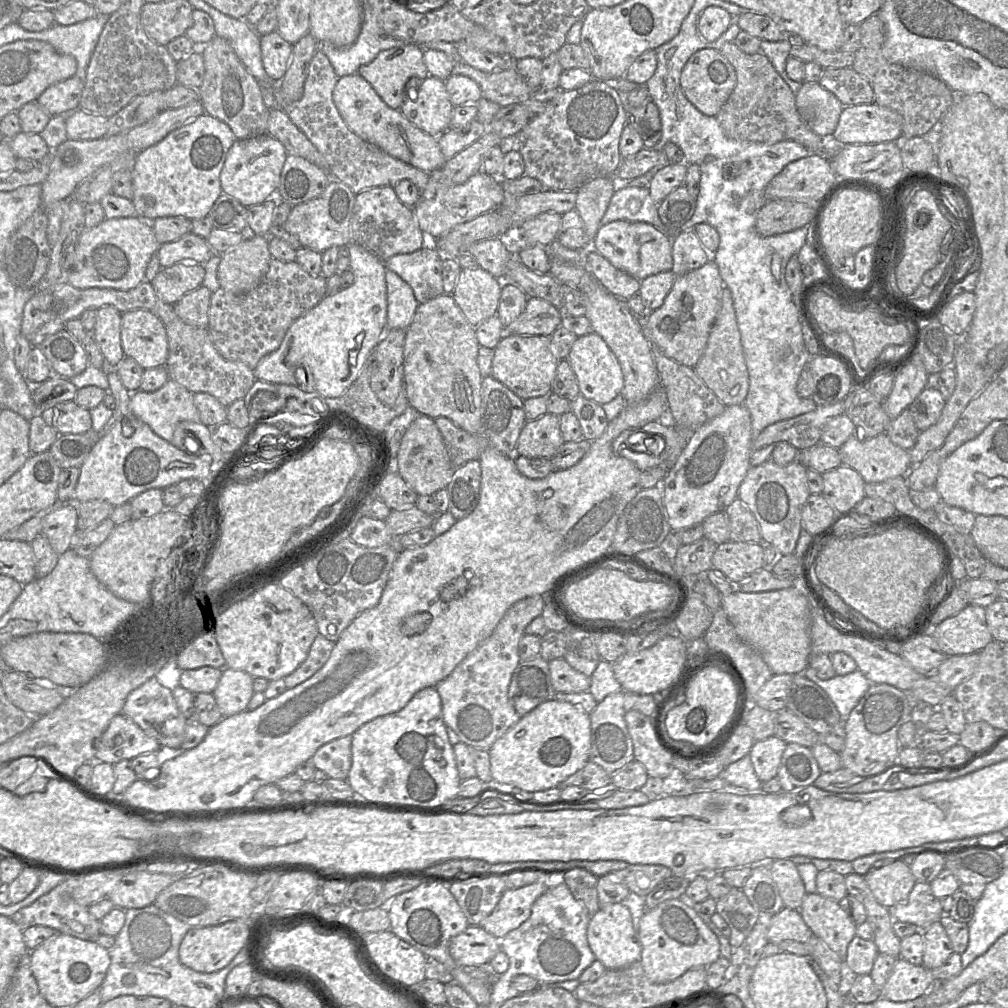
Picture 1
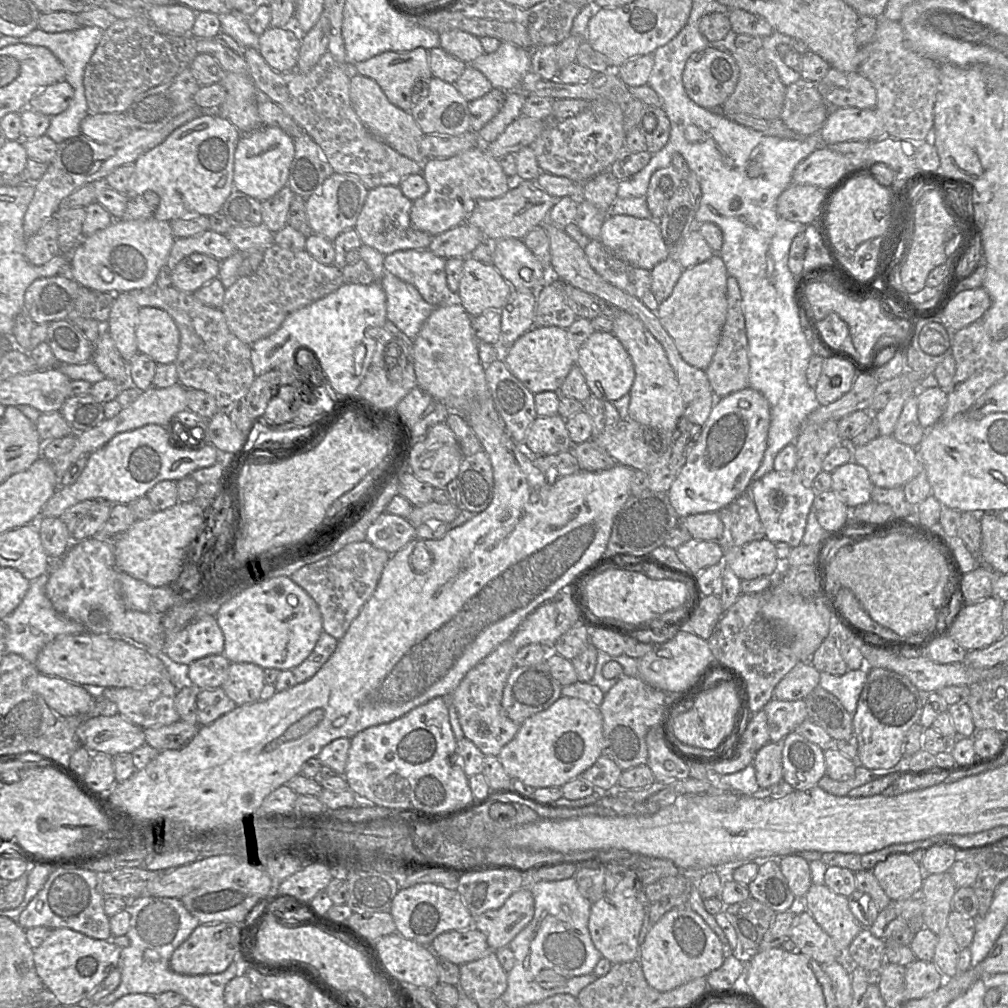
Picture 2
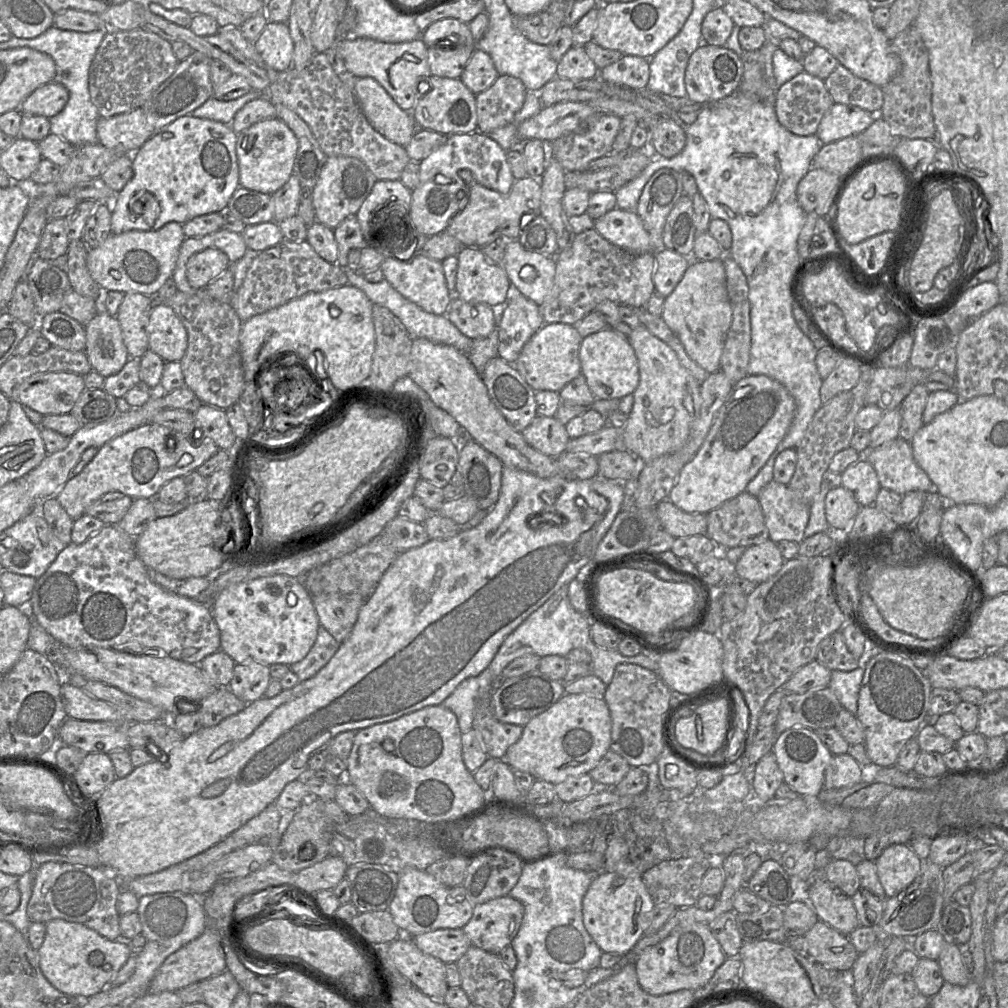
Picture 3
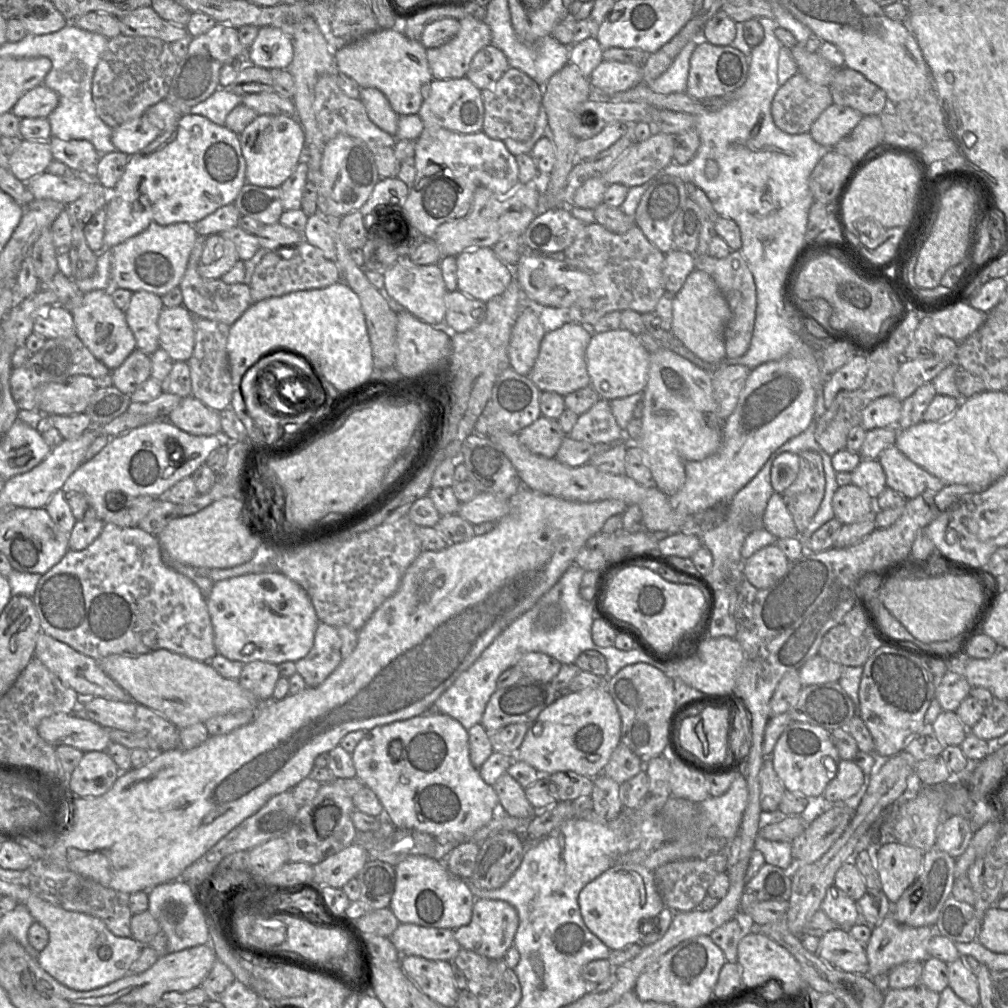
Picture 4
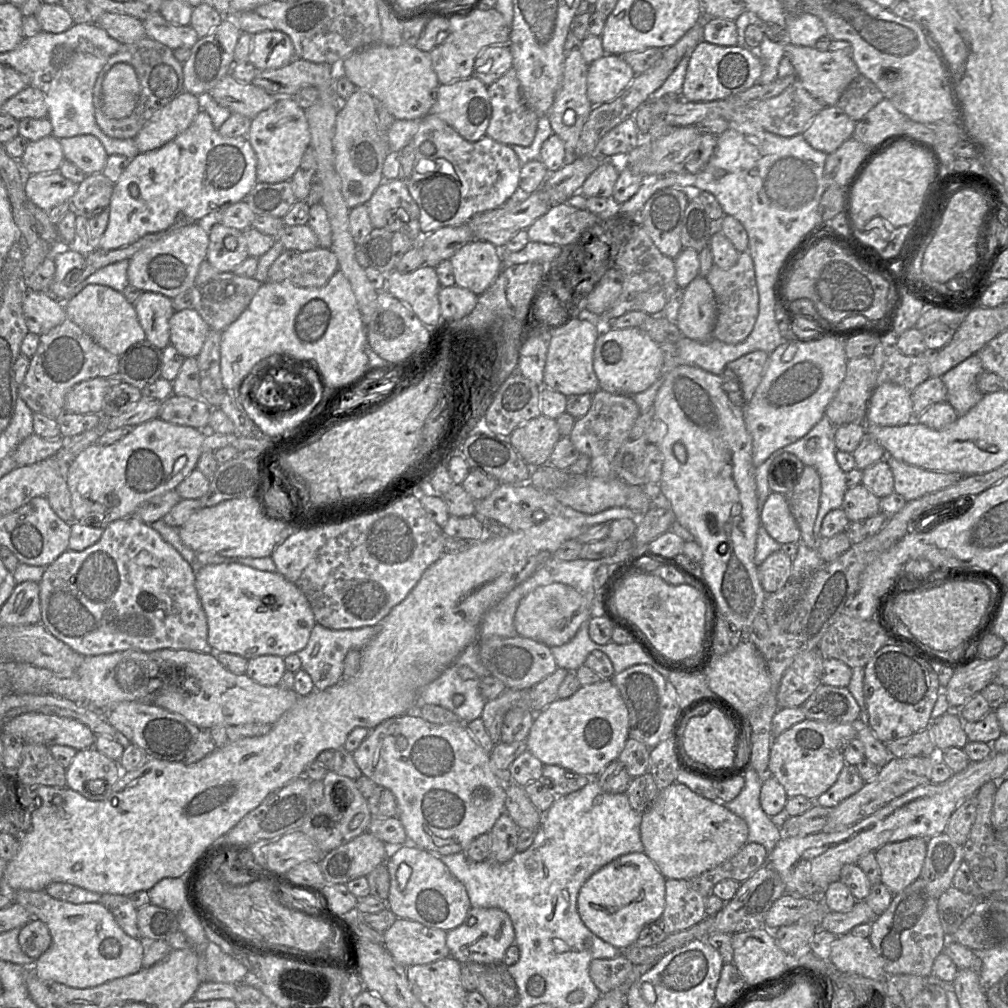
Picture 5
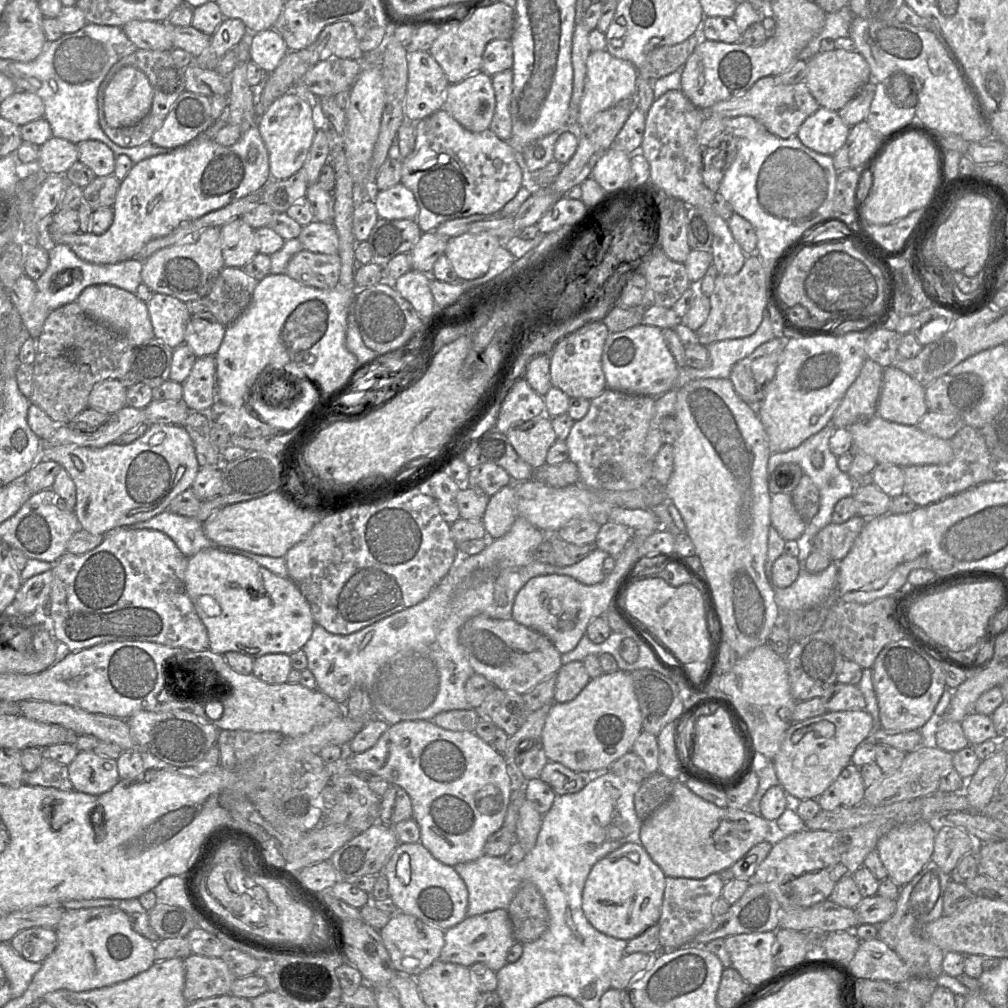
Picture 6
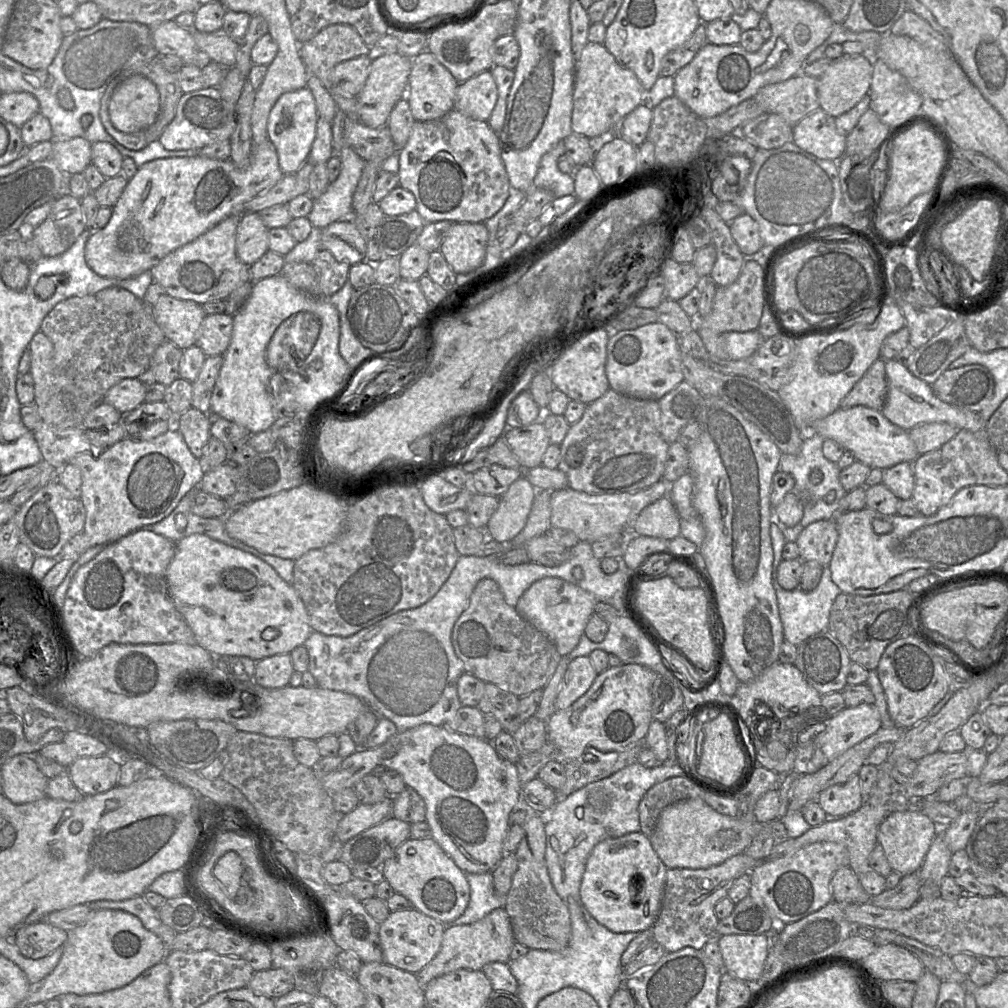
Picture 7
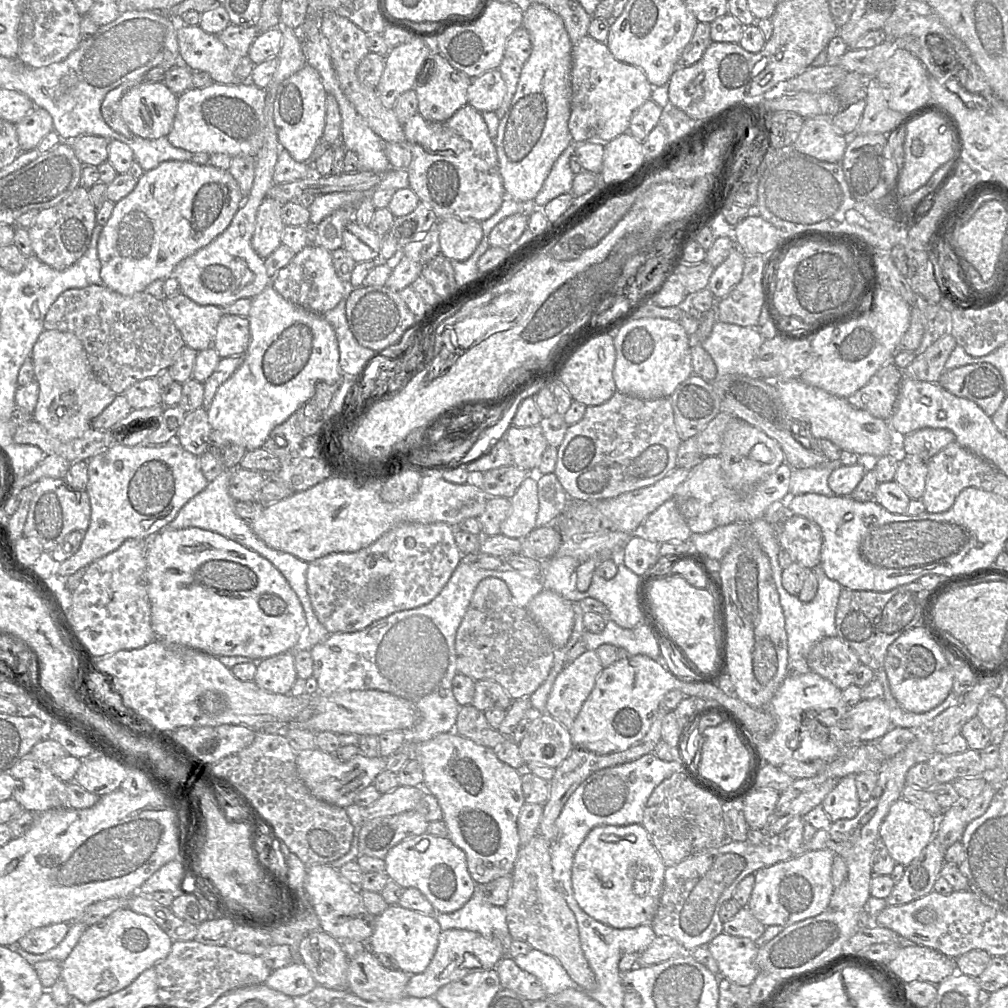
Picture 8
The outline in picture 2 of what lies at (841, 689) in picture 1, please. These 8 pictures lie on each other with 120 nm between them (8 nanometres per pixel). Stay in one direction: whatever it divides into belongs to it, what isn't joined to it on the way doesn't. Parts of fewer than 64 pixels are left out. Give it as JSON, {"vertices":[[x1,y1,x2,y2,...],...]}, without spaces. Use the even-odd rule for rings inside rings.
{"vertices":[[868,668,848,670,843,675,820,672,819,685,833,694,843,707,854,716,857,702,867,679]]}

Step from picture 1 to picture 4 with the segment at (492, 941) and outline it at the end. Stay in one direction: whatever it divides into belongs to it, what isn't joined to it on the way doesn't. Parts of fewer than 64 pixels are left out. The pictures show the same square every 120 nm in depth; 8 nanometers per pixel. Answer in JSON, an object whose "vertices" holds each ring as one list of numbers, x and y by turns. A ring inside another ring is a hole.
{"vertices":[[400,923,389,938,402,956,419,956,428,960,452,961,461,949,451,929]]}

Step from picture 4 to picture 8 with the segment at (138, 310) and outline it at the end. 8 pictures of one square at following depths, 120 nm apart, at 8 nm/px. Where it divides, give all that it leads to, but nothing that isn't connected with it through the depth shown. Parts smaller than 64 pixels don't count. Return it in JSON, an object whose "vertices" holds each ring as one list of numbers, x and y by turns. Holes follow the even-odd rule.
{"vertices":[[183,294,165,298,164,308,185,346,196,352,212,347,218,322,223,315,221,308,201,306]]}

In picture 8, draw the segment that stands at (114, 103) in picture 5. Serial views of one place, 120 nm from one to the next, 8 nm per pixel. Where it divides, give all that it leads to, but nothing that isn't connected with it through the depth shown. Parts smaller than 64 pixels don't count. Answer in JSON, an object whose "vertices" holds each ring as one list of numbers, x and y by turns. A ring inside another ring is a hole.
{"vertices":[[141,82,123,95,120,104,122,119,134,135,146,139,157,139,166,137,173,127,178,95,168,89,163,82]]}

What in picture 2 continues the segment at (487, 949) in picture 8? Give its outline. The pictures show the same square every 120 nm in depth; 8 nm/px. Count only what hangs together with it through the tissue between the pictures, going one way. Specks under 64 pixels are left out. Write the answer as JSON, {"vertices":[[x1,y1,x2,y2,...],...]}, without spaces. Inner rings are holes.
{"vertices":[[521,887,498,909,473,918,473,925,487,937,491,950,508,947,513,938,532,920,534,898,529,887]]}

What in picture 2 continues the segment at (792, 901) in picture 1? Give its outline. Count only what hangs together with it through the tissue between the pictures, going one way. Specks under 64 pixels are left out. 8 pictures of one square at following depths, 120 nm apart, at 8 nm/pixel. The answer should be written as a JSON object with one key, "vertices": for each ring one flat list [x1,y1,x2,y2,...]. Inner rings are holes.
{"vertices":[[799,854,778,858,779,868,797,899,803,899,812,885,809,863]]}

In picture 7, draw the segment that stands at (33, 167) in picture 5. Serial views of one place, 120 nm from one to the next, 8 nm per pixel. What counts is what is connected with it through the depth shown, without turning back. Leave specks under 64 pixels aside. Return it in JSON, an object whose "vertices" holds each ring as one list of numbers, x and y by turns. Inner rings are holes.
{"vertices":[[81,137,53,139,51,158,61,170,74,175,91,164,91,151,92,143]]}

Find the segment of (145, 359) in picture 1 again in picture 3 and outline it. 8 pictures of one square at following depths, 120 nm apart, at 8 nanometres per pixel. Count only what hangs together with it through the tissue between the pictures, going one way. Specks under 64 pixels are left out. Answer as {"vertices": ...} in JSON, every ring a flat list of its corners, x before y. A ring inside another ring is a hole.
{"vertices":[[162,302,153,305,146,326,149,350,165,362,179,362,188,346,185,326,173,309]]}

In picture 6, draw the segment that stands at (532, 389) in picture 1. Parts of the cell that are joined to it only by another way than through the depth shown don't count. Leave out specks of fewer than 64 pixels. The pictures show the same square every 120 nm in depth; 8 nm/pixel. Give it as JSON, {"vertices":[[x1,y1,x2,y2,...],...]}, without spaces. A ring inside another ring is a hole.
{"vertices":[[602,321,586,324,560,340,550,353,550,380,570,398,592,400,607,389,602,352,609,330]]}

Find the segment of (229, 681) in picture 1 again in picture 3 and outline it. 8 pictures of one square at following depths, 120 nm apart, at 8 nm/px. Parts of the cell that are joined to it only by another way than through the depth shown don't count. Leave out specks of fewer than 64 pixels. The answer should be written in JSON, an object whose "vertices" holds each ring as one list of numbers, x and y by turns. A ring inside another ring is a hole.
{"vertices":[[248,661,234,666,228,688,246,703,262,697,271,681,269,666,256,661]]}

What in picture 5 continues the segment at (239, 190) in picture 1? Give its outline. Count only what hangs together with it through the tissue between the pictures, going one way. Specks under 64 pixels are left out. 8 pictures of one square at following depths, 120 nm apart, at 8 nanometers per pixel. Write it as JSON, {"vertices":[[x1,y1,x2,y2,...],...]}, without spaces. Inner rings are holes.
{"vertices":[[277,97,273,105,252,119,246,137,257,157,257,181,265,183,289,181,300,166,311,141,305,109,301,108,292,97]]}

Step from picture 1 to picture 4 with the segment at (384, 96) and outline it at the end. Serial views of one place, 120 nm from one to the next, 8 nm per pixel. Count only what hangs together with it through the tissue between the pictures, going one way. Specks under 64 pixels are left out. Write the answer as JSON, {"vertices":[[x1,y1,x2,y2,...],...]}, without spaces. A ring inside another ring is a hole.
{"vertices":[[401,25,397,28,379,29,364,37,334,51,335,63,342,73,354,80,361,88,376,88,388,99,391,107,398,115,418,114,423,102,421,88,433,80,427,61,426,50,420,41,407,38,401,31]]}

